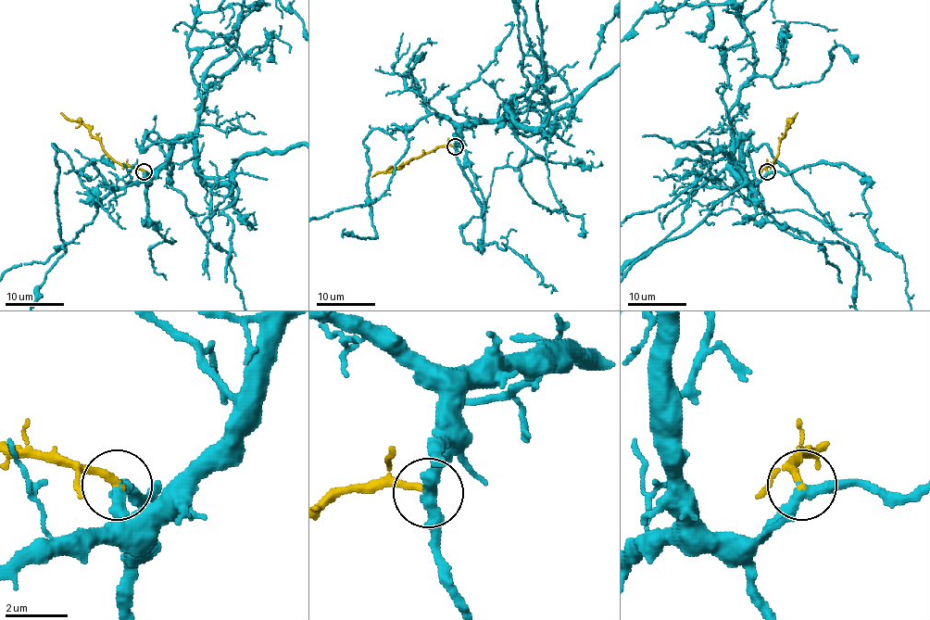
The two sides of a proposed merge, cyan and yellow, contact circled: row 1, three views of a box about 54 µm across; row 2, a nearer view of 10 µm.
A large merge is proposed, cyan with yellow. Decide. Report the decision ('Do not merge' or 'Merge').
Merge

